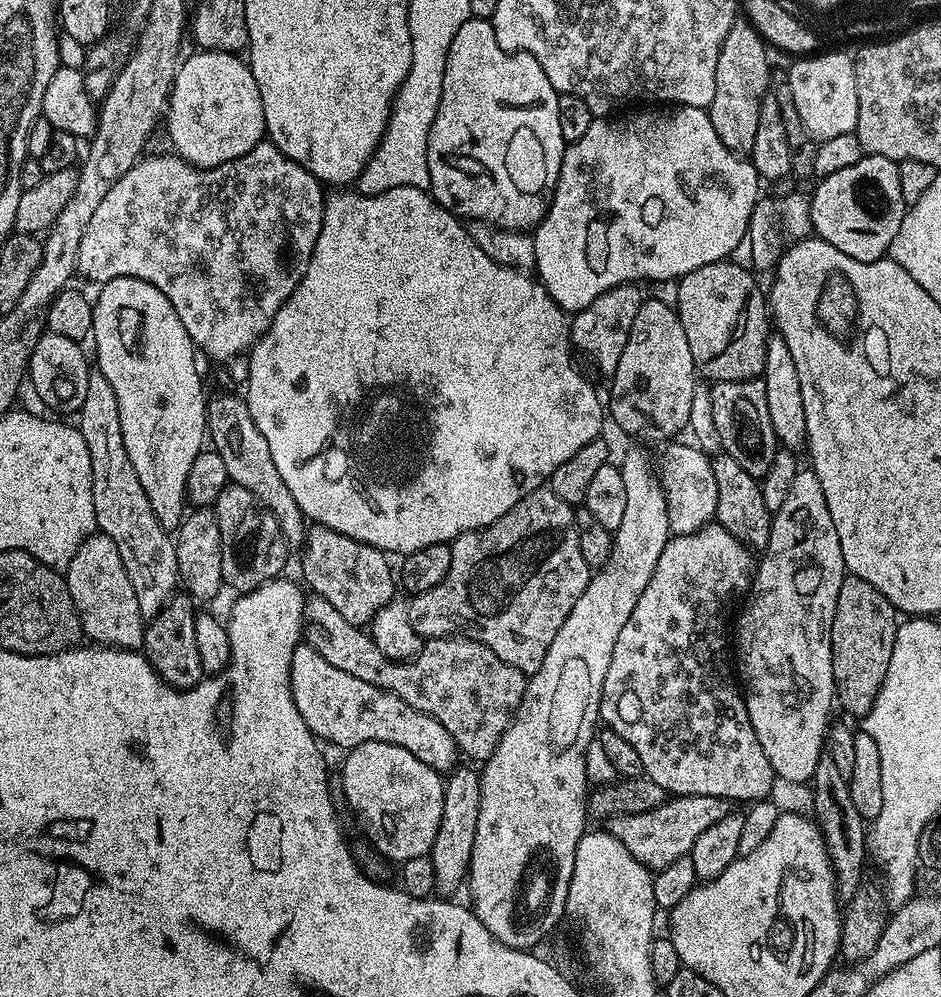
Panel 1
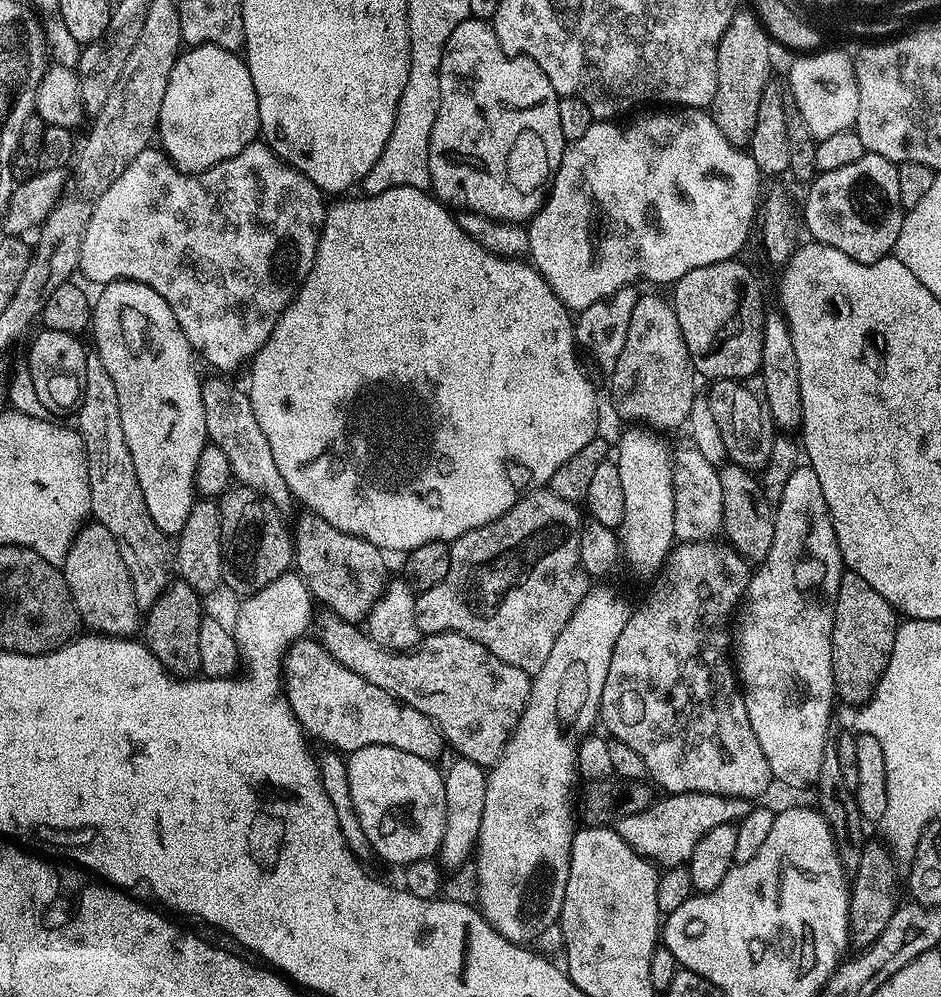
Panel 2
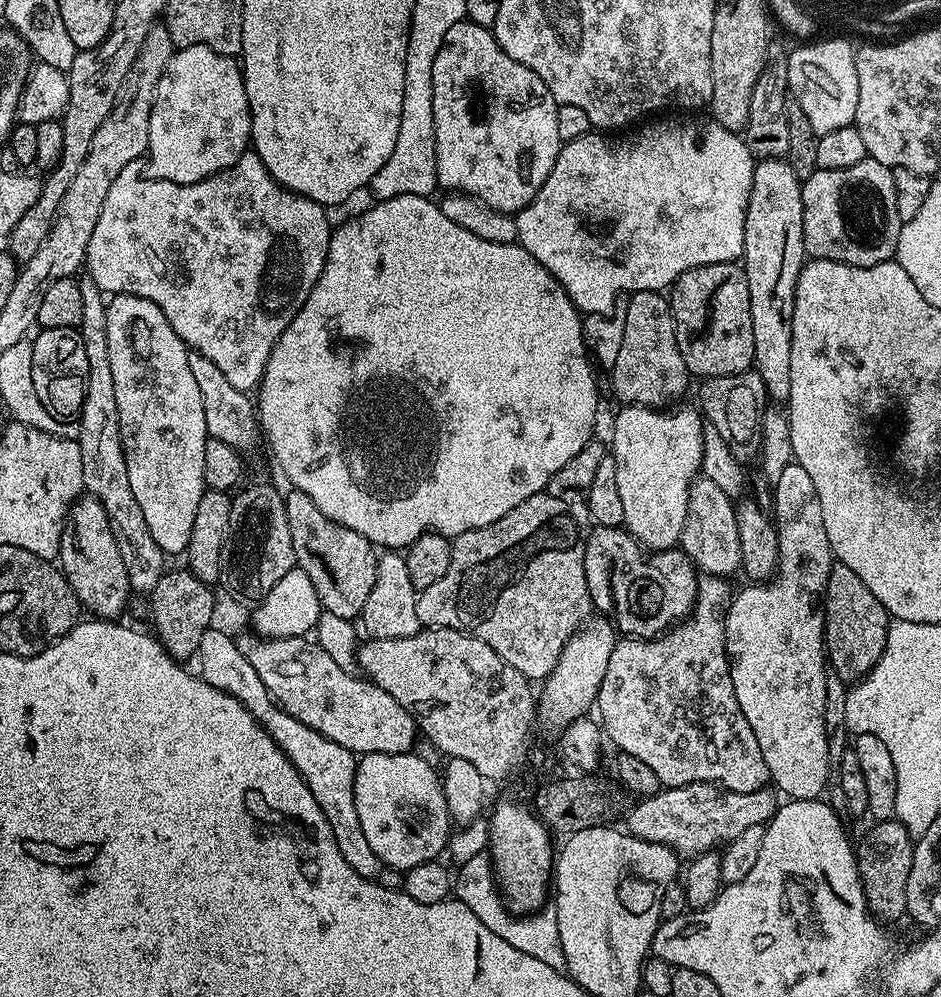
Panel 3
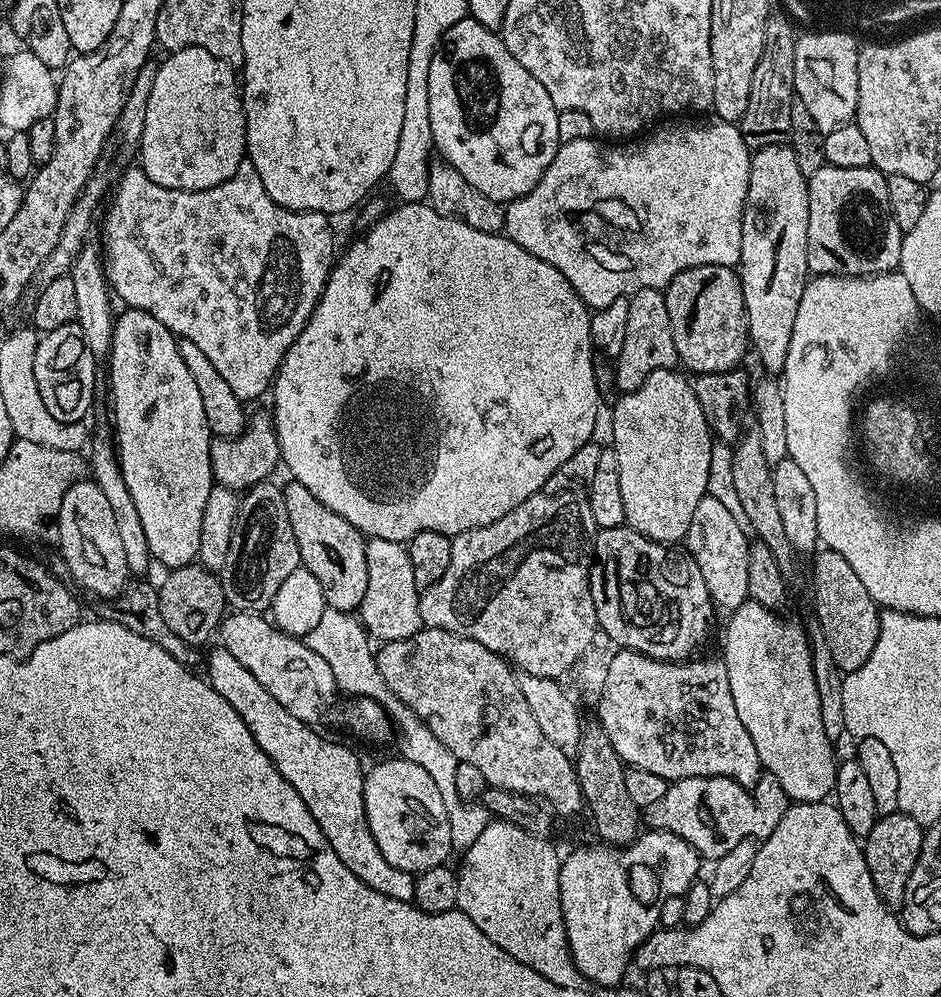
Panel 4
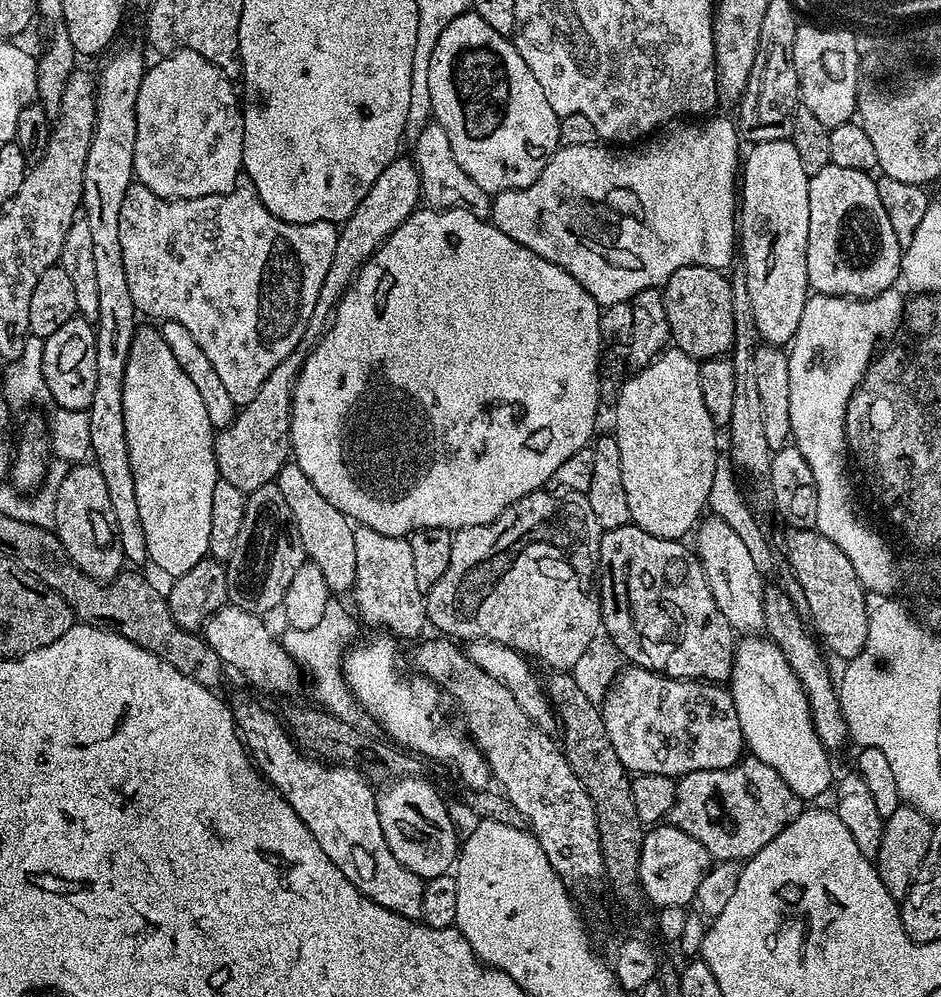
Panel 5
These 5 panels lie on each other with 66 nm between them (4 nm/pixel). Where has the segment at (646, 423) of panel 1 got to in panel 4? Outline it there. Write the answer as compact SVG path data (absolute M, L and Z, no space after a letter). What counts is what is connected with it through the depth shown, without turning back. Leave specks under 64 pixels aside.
M643 288L628 296L626 338L622 350L614 357L616 384L621 393L633 392L654 374L654 370L675 369L678 364L674 346L674 330L670 330L670 314L666 314L666 298L658 288Z

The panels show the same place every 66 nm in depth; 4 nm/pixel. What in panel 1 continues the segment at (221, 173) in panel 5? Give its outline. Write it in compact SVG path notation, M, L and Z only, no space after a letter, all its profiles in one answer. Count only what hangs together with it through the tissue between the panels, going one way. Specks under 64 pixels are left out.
M196 50L193 53L193 56L185 55L177 67L172 92L168 95L168 140L172 143L171 151L181 160L197 168L213 168L246 154L265 139L262 94L258 90L258 82L254 82L251 68L237 53L207 50Z

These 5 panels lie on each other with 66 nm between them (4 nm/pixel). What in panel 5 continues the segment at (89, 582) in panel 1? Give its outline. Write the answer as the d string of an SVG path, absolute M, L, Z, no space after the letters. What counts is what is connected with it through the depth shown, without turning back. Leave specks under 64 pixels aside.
M82 462L67 469L56 491L55 533L66 554L90 578L107 582L120 575L125 567L124 551L120 545L120 535L116 529L114 506L101 471L93 463Z

